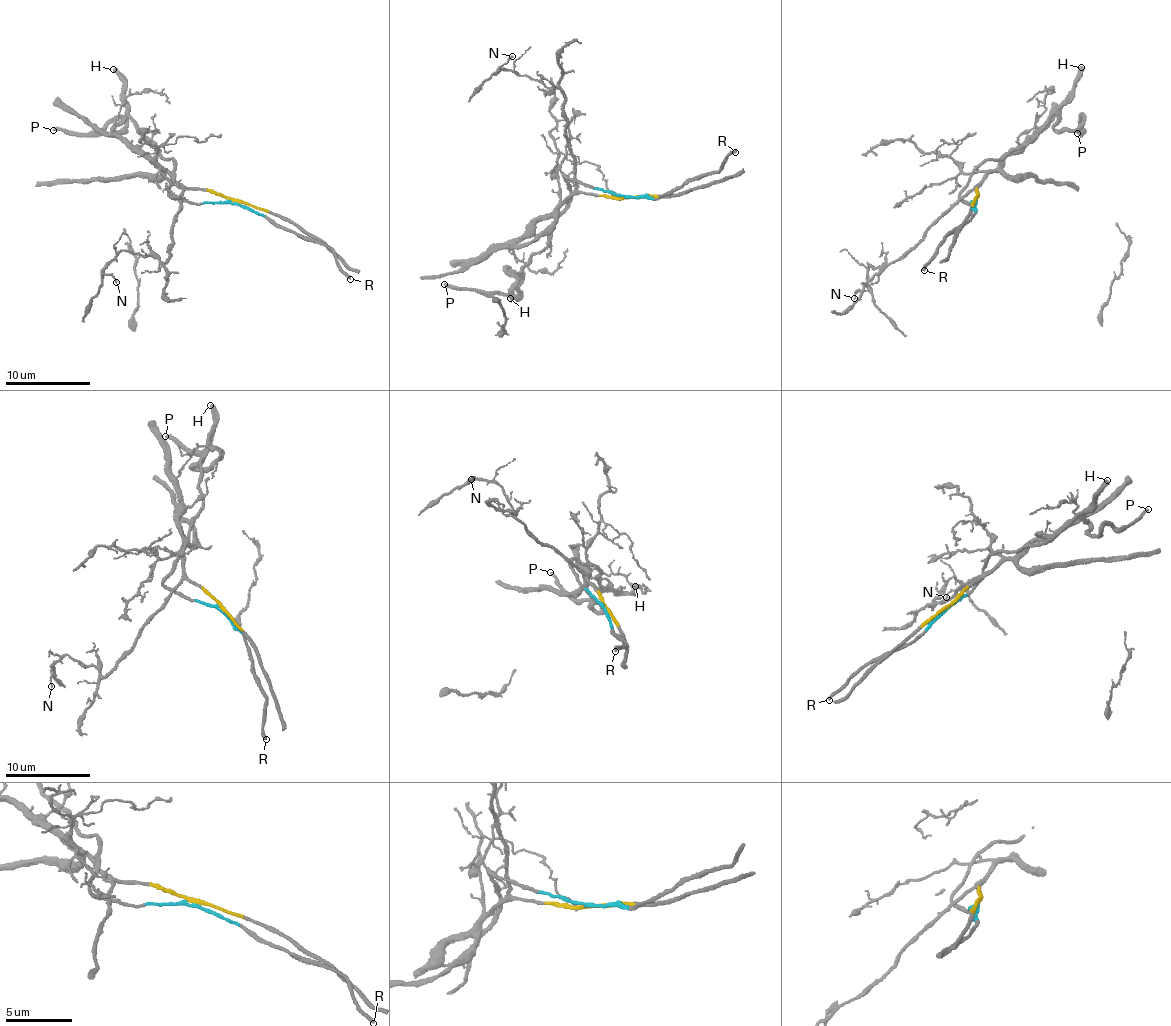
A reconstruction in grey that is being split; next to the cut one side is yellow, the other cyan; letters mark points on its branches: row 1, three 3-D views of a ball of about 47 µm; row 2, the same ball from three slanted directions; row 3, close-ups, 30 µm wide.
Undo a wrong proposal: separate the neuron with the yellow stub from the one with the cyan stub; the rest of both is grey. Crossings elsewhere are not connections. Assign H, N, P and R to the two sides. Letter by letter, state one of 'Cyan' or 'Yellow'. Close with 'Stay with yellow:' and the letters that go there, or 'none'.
H: Cyan
N: Yellow
P: Cyan
R: Cyan
Stay with yellow: N

